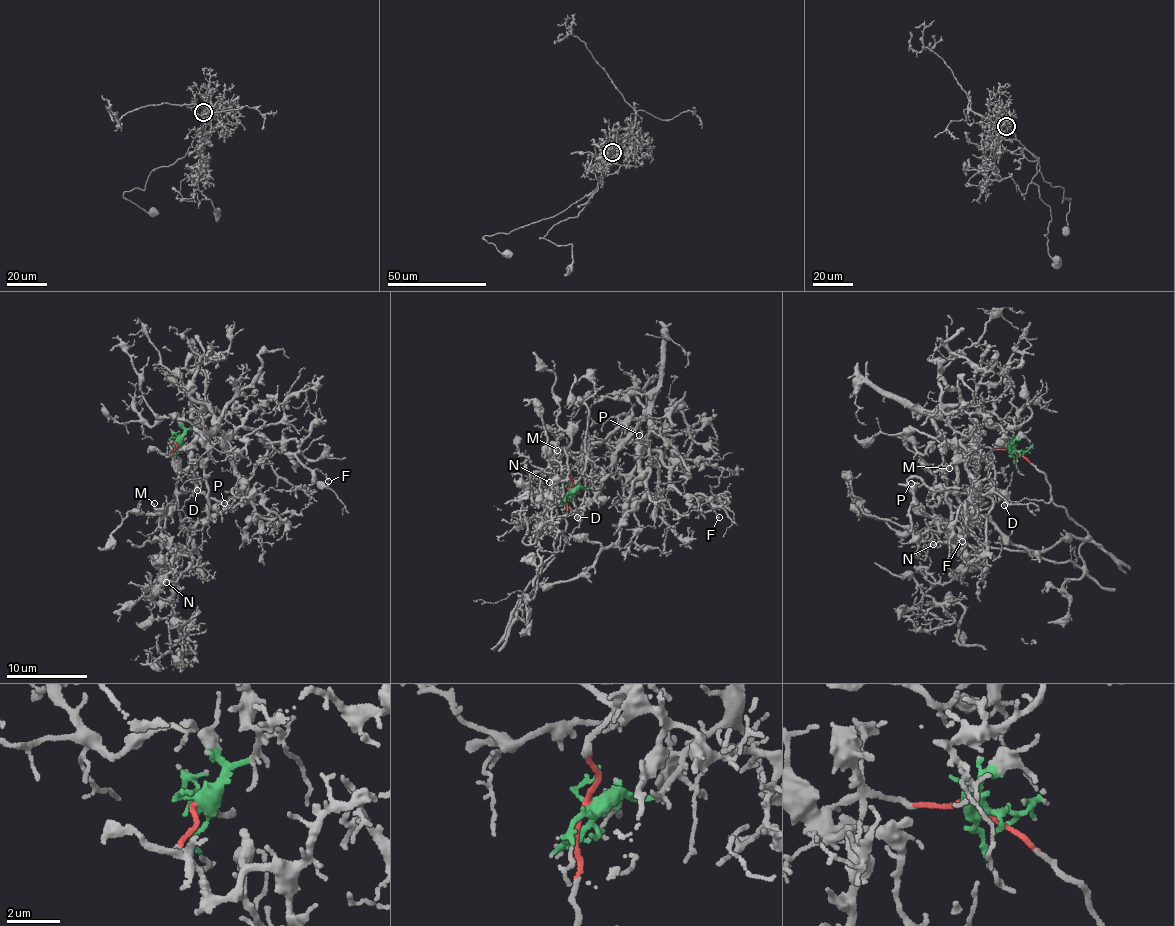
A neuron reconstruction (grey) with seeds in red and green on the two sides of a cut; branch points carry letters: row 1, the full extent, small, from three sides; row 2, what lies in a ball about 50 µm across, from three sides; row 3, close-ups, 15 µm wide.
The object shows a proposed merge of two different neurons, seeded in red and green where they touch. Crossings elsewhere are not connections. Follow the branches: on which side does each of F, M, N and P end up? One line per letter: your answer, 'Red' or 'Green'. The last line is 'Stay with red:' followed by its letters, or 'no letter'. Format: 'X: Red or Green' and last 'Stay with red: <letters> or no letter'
F: Green
M: Red
N: Red
P: Green
Stay with red: M, N

